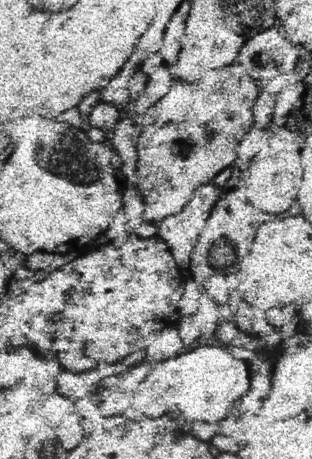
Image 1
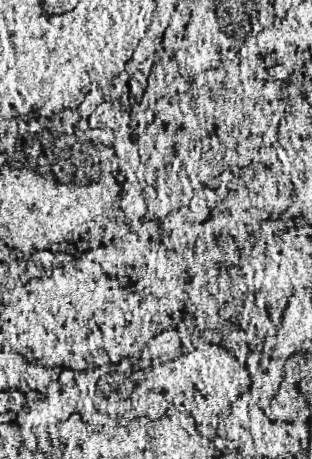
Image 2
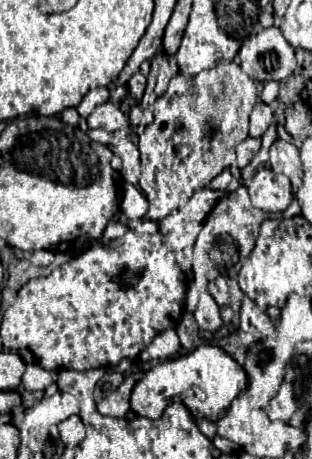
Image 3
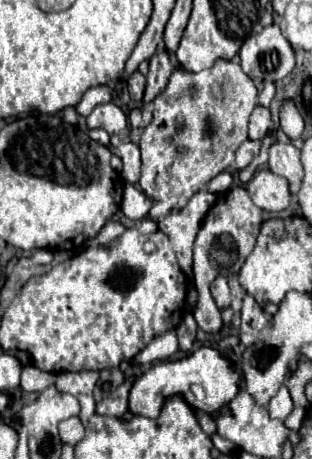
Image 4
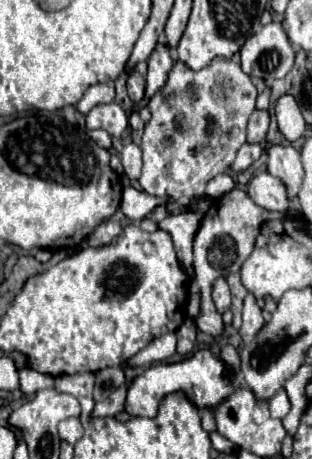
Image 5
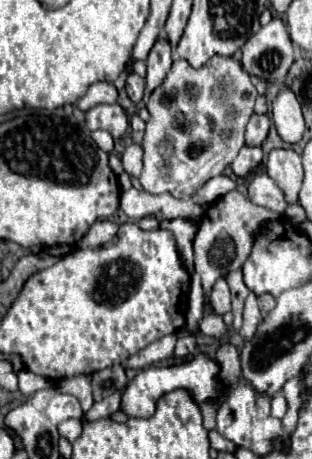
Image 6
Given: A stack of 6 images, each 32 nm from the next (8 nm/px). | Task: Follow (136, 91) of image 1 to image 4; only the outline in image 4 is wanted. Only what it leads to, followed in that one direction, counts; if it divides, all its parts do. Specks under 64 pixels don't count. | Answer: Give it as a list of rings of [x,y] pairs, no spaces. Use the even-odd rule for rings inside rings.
[[[134,72],[134,74],[128,78],[128,92],[130,92],[132,100],[140,102],[142,96],[144,96],[144,88],[146,88],[146,78],[144,78],[140,72]]]

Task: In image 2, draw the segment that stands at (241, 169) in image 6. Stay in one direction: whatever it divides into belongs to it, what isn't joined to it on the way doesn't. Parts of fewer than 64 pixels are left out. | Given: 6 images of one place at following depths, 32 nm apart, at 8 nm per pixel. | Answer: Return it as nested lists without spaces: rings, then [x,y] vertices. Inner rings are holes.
[[[246,136],[240,144],[238,144],[238,148],[236,148],[236,154],[238,154],[238,166],[248,166],[250,164],[250,160],[252,160],[252,156],[254,156],[254,152],[258,152],[258,148],[260,148],[260,136]]]

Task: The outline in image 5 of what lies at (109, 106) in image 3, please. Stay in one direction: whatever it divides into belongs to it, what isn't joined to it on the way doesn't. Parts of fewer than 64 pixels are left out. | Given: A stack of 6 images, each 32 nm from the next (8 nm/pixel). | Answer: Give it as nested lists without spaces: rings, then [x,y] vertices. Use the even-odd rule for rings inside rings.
[[[100,104],[86,114],[88,130],[102,128],[114,138],[120,138],[128,128],[128,118],[118,104]]]

